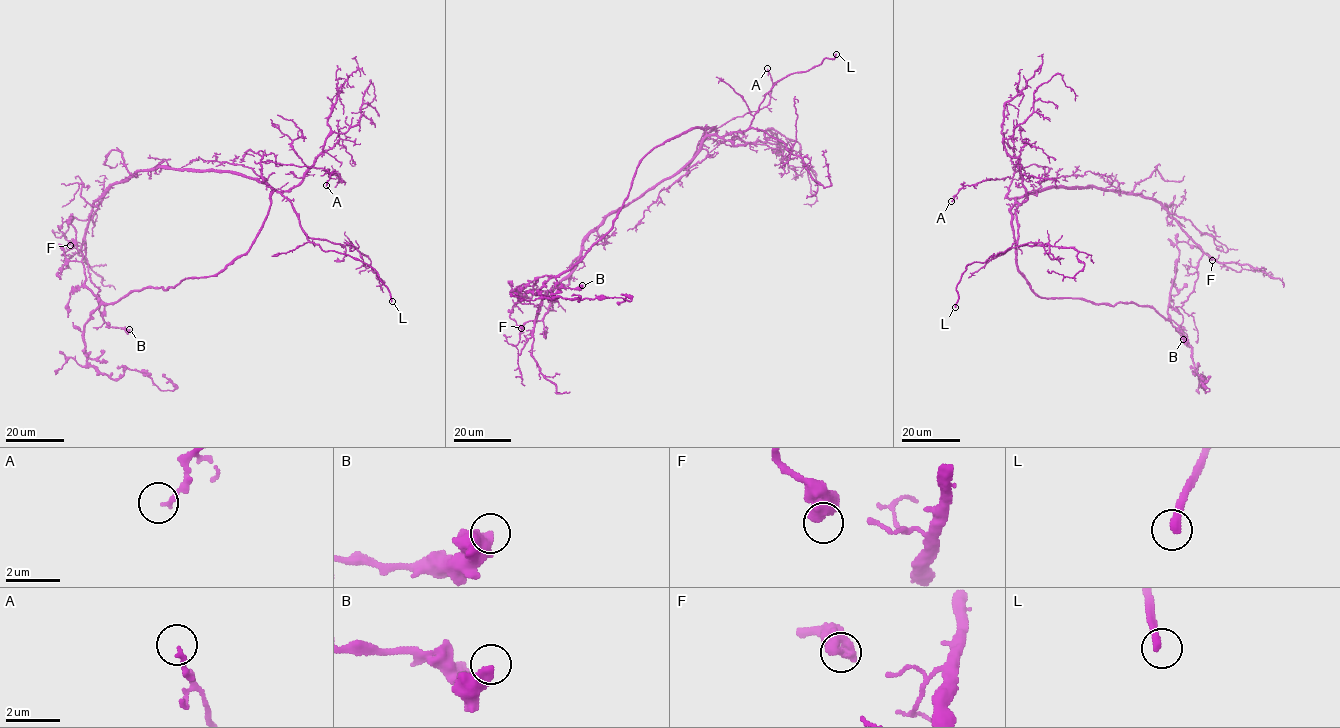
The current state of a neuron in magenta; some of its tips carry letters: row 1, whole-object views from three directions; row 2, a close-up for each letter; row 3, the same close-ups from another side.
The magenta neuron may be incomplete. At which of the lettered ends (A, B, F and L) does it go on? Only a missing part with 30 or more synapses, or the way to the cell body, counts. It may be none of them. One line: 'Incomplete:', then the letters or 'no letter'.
Incomplete: L

